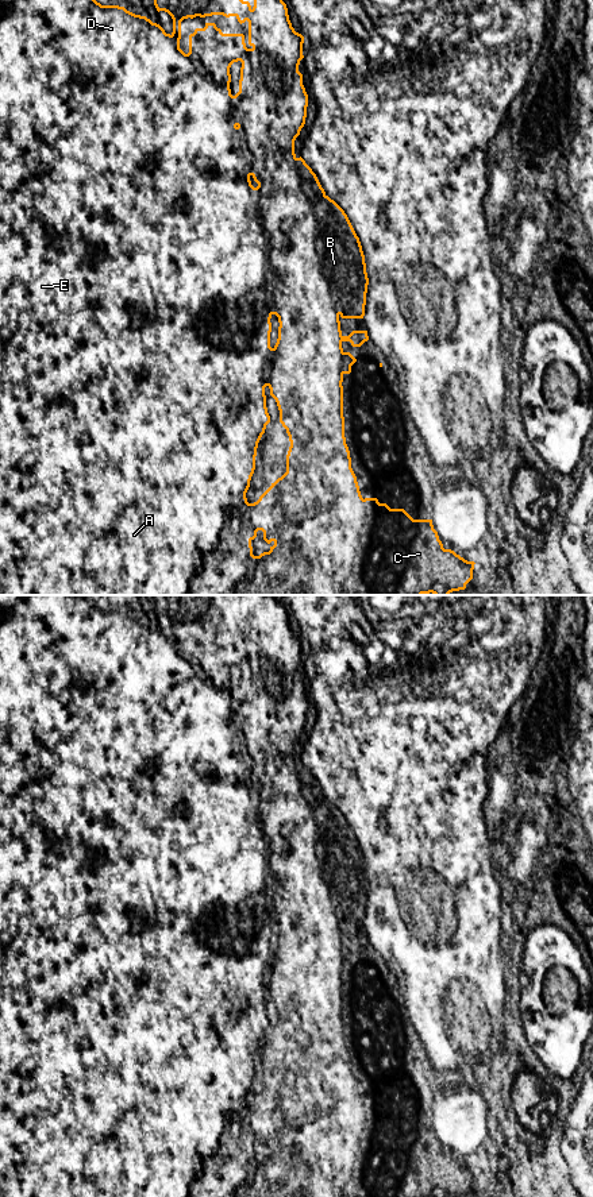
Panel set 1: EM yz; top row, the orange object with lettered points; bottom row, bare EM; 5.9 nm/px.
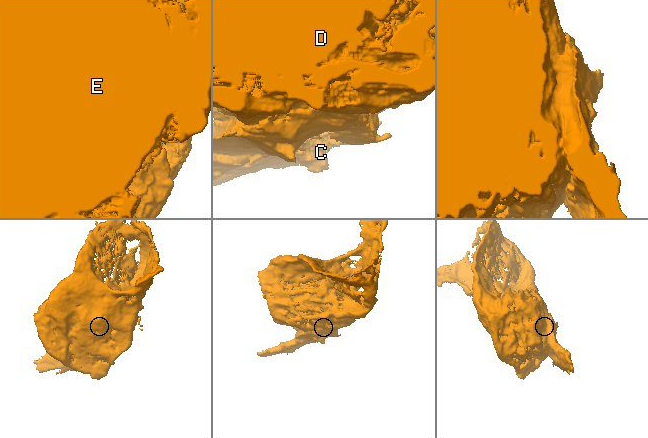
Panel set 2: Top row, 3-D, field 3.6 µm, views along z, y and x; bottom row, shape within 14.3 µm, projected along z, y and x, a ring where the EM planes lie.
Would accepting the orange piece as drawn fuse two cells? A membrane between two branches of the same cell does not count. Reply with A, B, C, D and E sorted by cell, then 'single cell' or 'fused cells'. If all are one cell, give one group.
A D E / B C; fused cells

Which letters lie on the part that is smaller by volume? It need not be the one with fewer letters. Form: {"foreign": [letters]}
{"foreign": ["B", "C"]}

